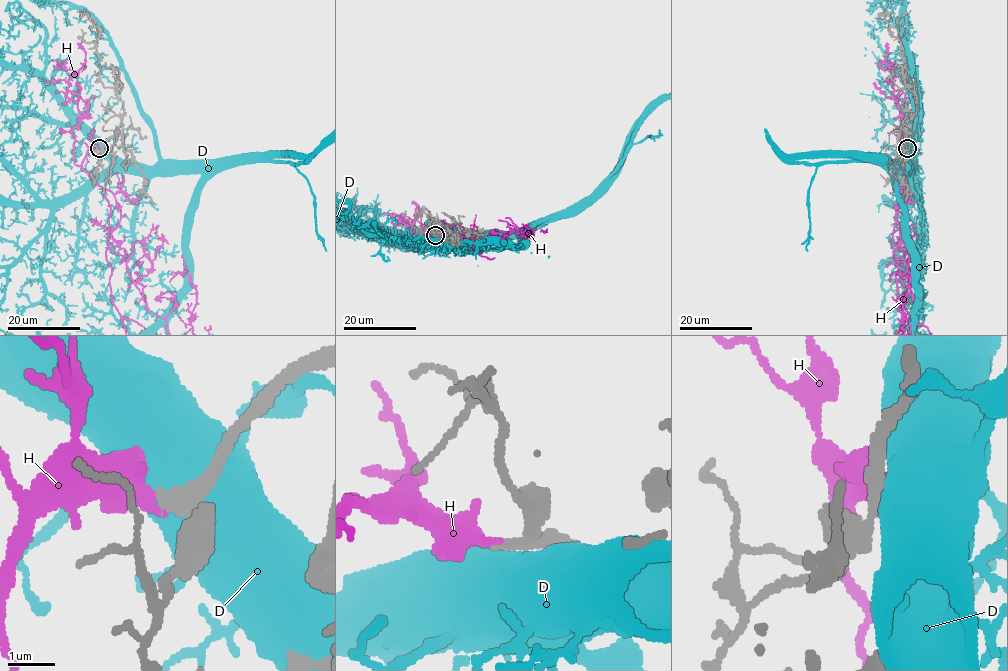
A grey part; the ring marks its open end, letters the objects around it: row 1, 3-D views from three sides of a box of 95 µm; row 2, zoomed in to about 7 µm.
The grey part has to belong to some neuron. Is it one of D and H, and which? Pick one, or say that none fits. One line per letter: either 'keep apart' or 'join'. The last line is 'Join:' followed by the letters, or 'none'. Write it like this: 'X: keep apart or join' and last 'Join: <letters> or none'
D: keep apart
H: join
Join: H

